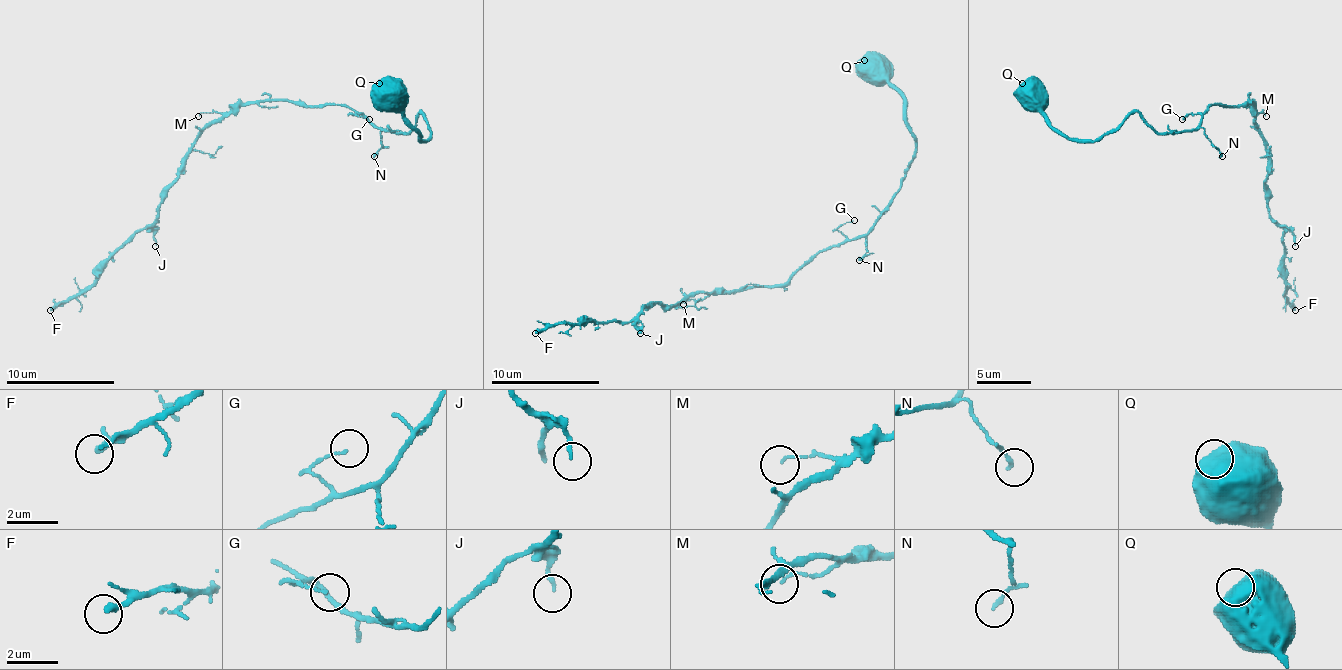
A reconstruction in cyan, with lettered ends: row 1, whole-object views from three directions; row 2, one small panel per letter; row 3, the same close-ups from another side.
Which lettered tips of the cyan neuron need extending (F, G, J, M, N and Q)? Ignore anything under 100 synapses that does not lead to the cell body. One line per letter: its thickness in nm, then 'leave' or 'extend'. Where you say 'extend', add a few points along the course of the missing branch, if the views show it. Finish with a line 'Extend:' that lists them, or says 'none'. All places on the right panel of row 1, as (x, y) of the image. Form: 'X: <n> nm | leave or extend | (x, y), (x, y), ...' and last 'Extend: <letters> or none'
F: 180 nm | extend
G: 90 nm | leave
J: 140 nm | leave
M: 90 nm | leave
N: 150 nm | leave
Q: 650 nm | leave
Extend: F

